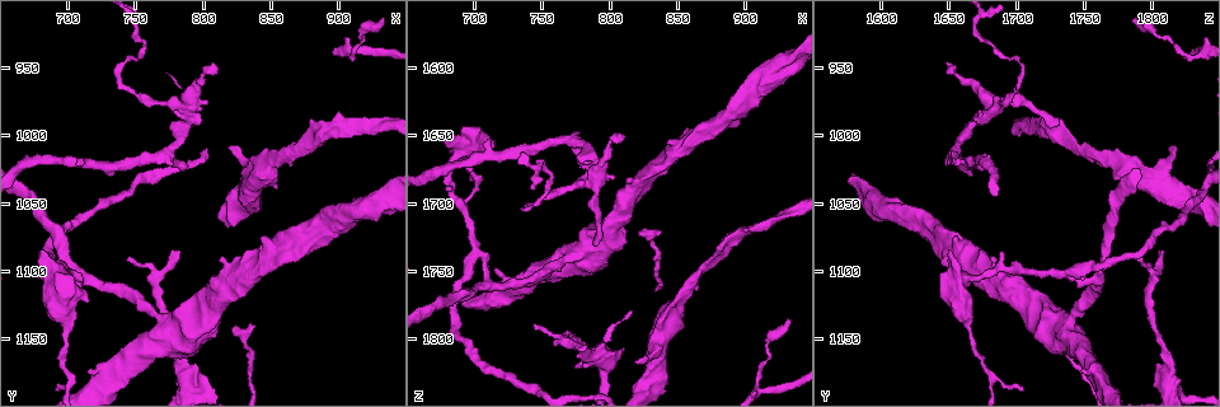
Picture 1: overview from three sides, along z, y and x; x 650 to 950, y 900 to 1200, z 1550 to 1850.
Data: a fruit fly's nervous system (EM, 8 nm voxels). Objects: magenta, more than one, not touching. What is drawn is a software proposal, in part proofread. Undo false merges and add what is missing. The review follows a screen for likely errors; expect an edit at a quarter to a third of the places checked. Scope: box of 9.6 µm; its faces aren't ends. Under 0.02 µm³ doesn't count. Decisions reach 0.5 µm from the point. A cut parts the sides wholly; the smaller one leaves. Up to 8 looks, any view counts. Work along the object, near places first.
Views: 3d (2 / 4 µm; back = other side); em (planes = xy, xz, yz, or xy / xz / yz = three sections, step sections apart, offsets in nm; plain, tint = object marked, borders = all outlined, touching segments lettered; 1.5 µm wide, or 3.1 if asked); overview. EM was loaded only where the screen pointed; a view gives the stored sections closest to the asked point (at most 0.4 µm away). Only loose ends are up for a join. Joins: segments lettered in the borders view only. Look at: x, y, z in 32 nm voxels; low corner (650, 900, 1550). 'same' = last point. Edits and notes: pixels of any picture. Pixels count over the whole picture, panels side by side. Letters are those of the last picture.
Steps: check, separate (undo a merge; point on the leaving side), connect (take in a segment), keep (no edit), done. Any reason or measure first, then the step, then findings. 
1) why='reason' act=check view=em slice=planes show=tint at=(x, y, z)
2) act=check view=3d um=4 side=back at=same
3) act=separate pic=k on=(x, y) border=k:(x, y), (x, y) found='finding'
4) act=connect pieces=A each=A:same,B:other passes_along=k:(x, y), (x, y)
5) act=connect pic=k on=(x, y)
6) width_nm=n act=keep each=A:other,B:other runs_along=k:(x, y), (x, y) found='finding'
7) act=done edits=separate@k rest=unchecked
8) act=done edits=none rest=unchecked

why='sudden change in width' act=check view=em slice=planes show=borders at=(766, 1132, 1742)

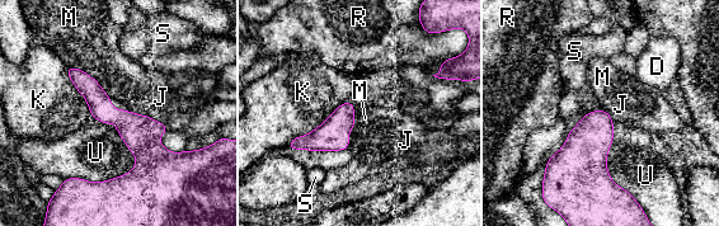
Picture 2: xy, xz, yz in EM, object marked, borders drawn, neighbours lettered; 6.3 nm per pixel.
width_nm=160 act=keep each=D:other,J:other,K:other,M:other,R:other,S:other,U:other found='all the same neuron'

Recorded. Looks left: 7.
why='sharp bend' act=check view=3d um=4 at=(702, 1102, 1736)

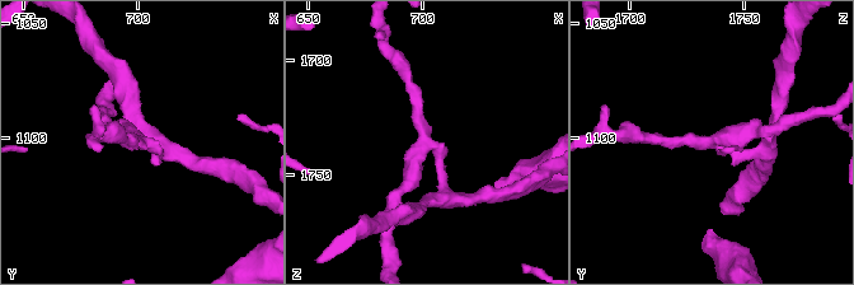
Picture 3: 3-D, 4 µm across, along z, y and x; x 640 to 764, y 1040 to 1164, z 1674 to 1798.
arms=3 arm_widths_nm=170,200,200 why='now the EM' act=check view=em slice=yz step=8 show=tint at=(703, 1102, 1736)

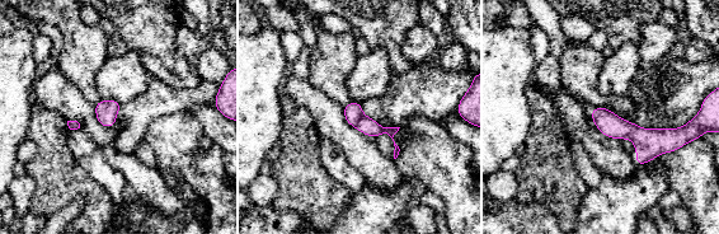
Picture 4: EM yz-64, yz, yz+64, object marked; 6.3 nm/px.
act=check view=em slice=xy step=8 show=borders at=same

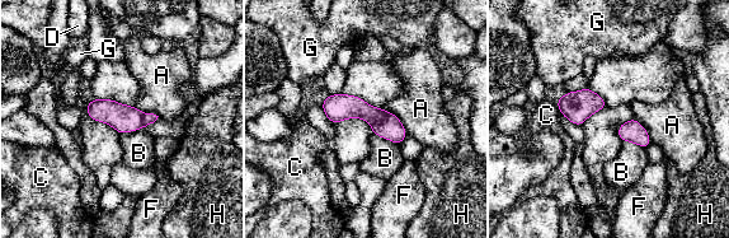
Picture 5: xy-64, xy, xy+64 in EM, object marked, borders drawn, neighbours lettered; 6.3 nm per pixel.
longest_contact=A:240nm act=separate pic=5 on=(346, 106) each=A:other,B:other,C:other,D:other,F:other,G:other,H:other border=5:(387, 112), (372, 131) found='two neurons meet here'

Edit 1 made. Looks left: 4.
why='see it whole again' act=check view=overview

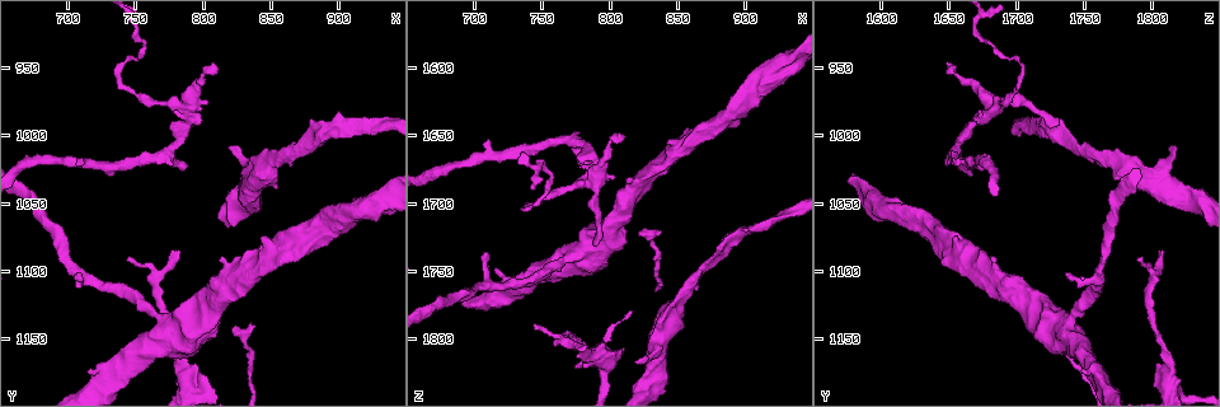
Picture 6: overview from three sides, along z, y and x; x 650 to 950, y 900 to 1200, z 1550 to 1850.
why='tapers out' act=check view=em slice=planes show=borders at=(788, 992, 1730)

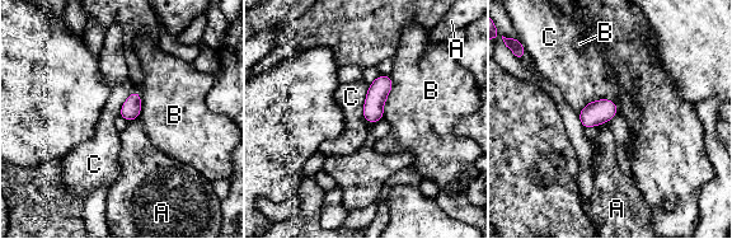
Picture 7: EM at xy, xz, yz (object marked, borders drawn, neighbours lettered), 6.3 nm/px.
act=keep each=A:other,B:other,C:other border=7:(616, 103), (590, 101), (577, 115) found='no lettered segment goes on from it'

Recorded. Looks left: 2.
act=done edits=separate@5 rest=unchecked

